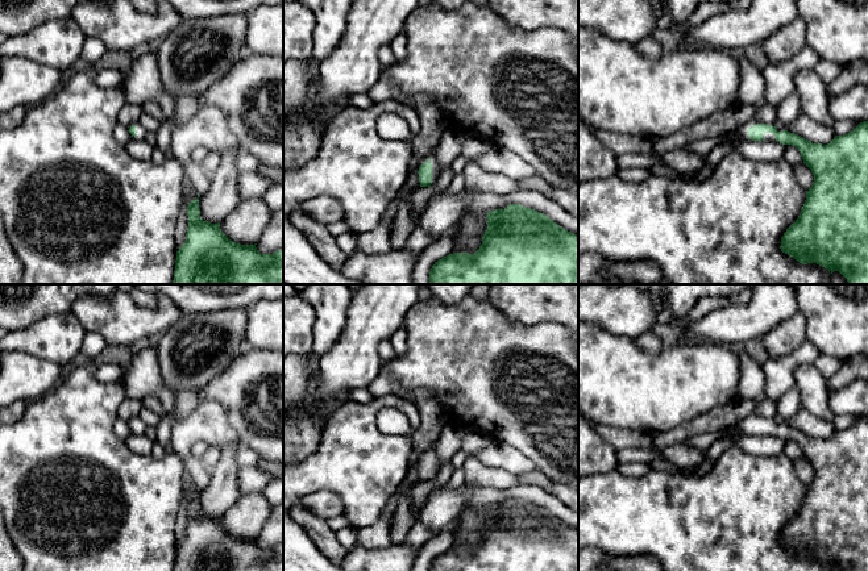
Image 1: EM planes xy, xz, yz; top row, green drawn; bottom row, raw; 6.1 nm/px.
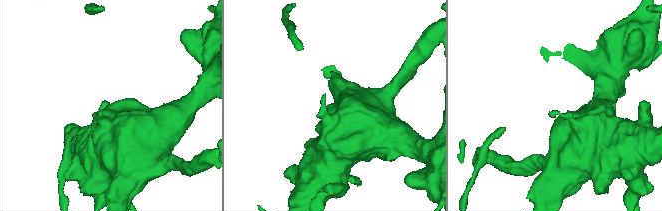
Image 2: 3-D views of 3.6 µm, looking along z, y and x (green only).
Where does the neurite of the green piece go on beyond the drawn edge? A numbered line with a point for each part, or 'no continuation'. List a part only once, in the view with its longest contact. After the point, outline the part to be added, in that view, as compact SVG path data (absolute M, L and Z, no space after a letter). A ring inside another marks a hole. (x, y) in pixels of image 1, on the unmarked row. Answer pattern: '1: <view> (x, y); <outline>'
1: xz (434, 453); M437 442L431 447L429 451L427 451L425 454L423 454L423 457L420 458L420 460L423 458L427 457L427 454L429 453L431 455L431 459L432 459L432 476L431 476L431 480L435 482L436 476L437 476L437 472L439 472L439 459L437 459L437 450L436 450L436 445Z

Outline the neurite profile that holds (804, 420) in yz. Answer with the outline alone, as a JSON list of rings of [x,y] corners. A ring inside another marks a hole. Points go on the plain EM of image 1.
[[[802,407],[790,420],[788,420],[786,425],[798,429],[813,438],[822,439],[830,438],[835,432],[831,422],[817,417],[810,410]]]

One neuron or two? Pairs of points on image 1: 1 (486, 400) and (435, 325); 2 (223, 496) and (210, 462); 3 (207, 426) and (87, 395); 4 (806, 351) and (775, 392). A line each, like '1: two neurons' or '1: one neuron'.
1: one neuron
2: two neurons
3: two neurons
4: one neuron

